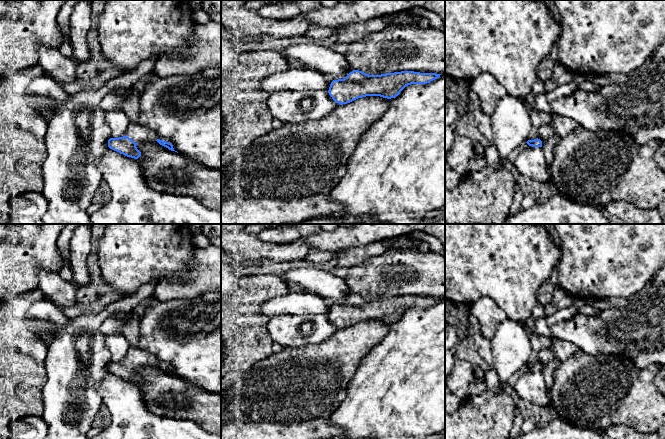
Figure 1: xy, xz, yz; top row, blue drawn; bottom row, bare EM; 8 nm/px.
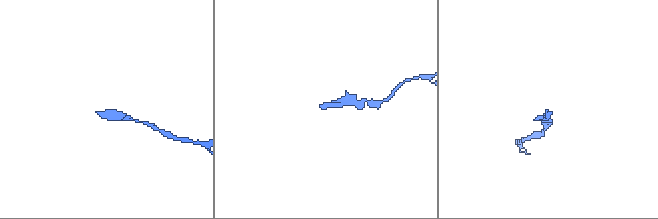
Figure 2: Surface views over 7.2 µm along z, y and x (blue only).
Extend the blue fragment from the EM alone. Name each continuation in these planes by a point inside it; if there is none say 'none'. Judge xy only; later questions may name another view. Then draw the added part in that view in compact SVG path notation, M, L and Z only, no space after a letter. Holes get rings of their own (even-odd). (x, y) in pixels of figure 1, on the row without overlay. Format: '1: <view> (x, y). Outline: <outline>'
1: xy (138, 357). Outline: M133 346L129 347L128 352L120 361L123 360L131 362L135 367L153 366L158 363L157 358L153 354Z

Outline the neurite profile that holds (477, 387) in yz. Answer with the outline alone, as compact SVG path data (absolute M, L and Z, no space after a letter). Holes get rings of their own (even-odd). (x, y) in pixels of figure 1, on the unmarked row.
M475 376L469 385L469 396L482 395L487 389L485 380L479 380Z

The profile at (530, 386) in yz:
M525 367L516 382L514 389L520 399L531 402L544 409L546 413L554 411L549 390L541 371L532 371Z

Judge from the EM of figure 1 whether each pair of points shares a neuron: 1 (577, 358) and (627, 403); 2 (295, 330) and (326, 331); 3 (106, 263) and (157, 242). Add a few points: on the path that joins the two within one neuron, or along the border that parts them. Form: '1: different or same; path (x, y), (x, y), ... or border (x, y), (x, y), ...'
1: same; path (589, 370), (609, 390), (615, 392)
2: same; path (303, 331), (318, 331)
3: same; path (119, 263), (122, 263), (144, 242)

